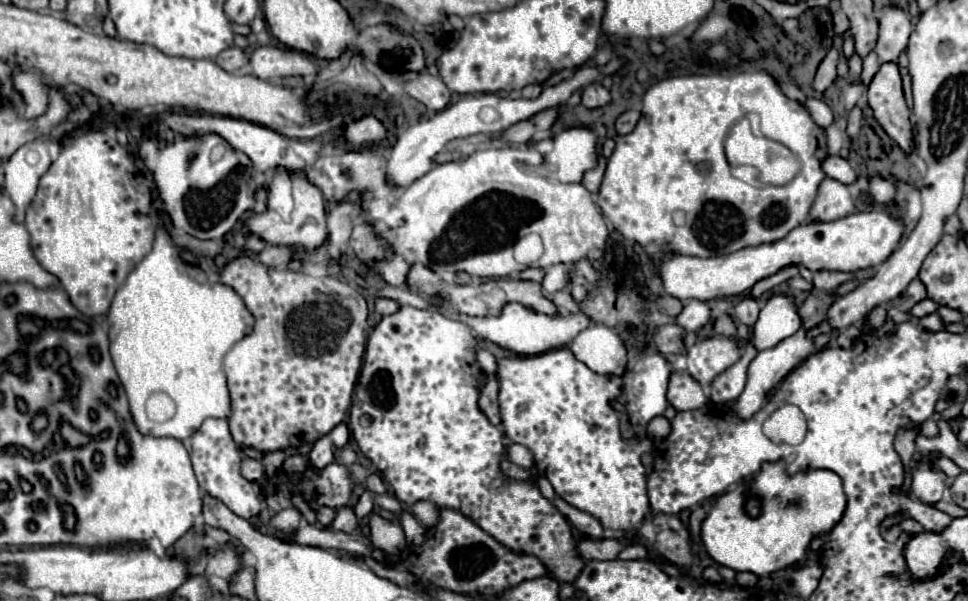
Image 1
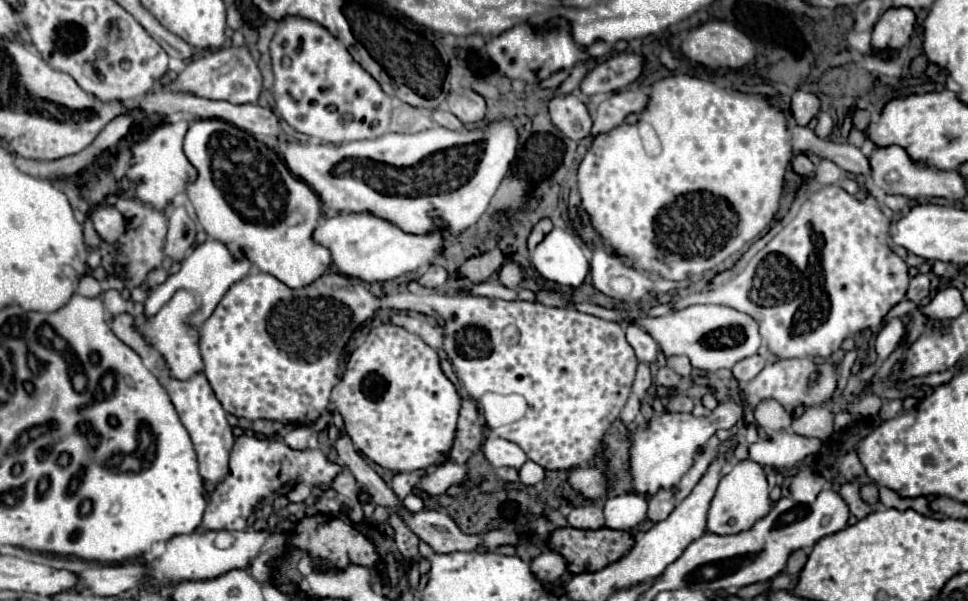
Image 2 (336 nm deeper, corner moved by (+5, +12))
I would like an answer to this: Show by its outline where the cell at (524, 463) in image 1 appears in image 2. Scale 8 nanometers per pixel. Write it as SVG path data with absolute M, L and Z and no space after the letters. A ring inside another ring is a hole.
M489 435L483 443L483 455L489 461L491 467L513 467L513 469L521 469L521 465L527 461L527 455L523 453L521 447L517 447L515 443Z

